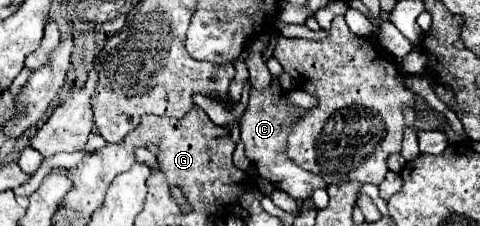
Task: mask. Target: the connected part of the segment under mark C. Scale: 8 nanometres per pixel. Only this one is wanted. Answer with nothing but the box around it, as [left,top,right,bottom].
[240,89,326,199]

